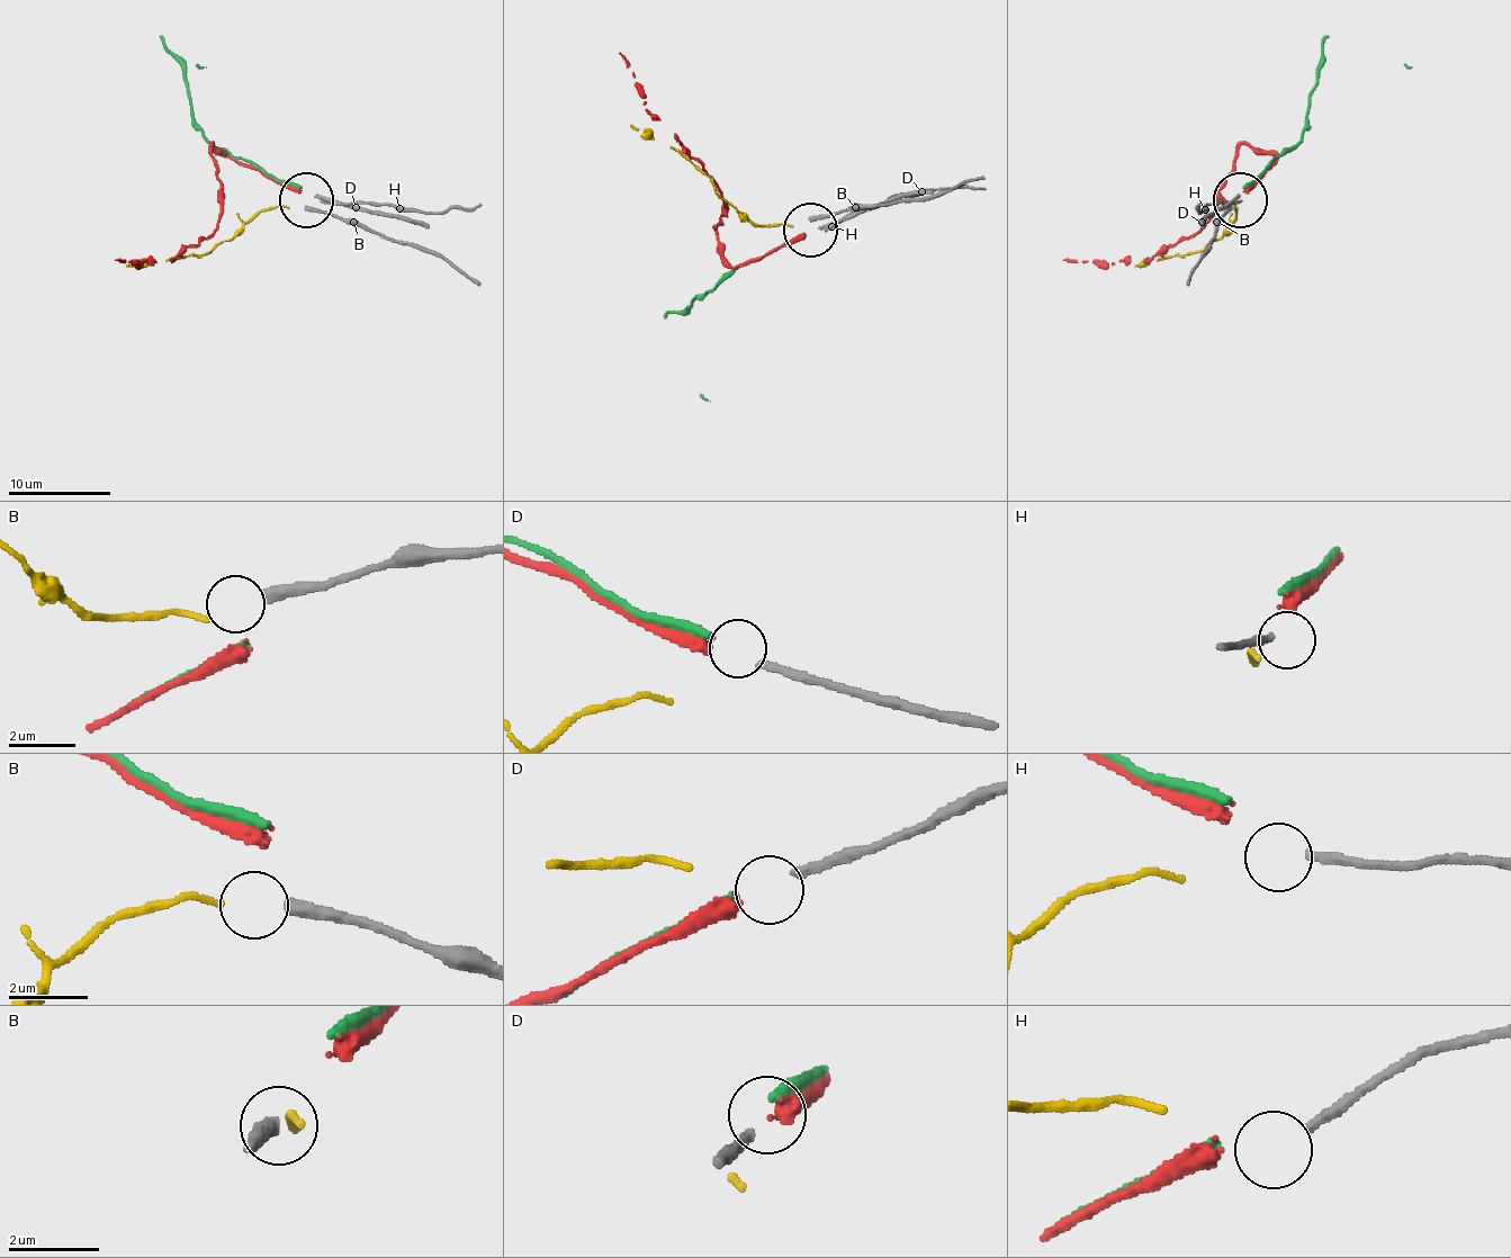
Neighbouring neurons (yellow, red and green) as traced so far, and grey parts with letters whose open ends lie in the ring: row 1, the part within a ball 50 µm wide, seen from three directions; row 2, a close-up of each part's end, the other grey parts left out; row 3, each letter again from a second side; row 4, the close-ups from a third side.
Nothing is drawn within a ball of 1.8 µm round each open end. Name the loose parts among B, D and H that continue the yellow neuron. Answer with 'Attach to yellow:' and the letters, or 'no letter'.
Attach to yellow: B

